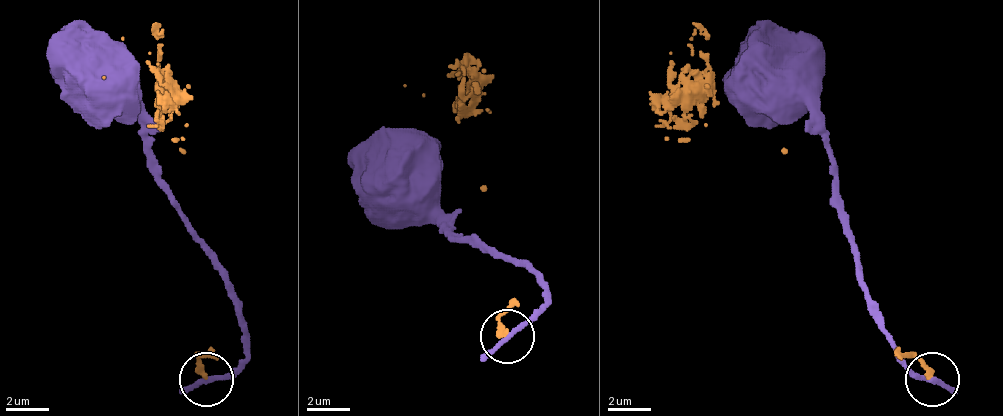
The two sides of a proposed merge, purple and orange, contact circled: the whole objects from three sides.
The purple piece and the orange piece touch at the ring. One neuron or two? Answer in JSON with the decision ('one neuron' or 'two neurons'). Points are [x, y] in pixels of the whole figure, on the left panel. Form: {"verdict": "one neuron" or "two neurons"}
{"verdict": "two neurons"}

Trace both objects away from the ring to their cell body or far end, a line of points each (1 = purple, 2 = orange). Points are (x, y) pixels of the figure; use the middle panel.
1: (508, 337), (546, 305), (546, 289), (519, 262), (449, 229), (395, 181)
2: (508, 332), (487, 111), (471, 84), (460, 111), (460, 95), (406, 84)

